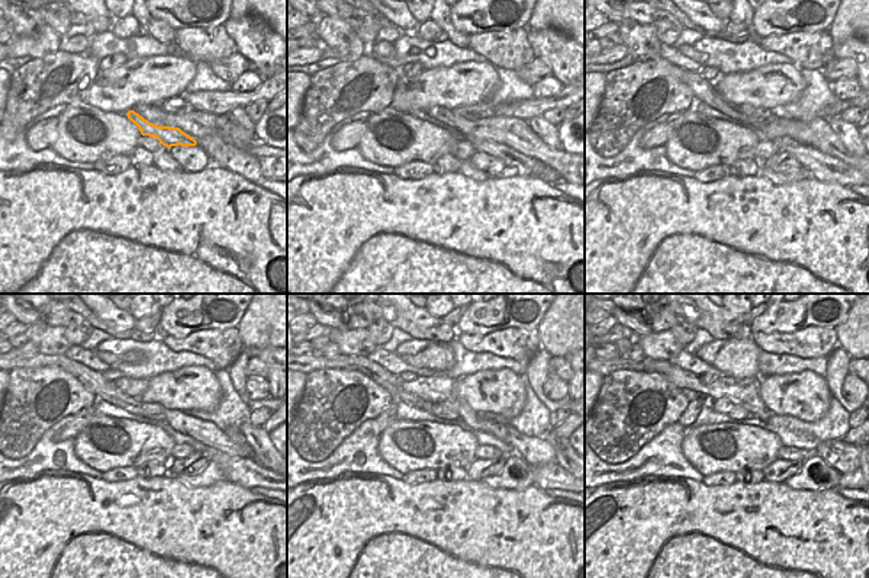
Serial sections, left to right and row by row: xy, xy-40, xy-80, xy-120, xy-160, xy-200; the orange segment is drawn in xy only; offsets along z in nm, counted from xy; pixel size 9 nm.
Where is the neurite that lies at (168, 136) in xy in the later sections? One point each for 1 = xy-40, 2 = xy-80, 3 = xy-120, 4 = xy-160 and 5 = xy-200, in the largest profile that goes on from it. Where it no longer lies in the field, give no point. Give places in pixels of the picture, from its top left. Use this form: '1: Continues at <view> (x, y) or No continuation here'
1: Continues at xy-40 (520, 164)
2: Continues at xy-80 (831, 170)
3: Continues at xy-120 (246, 472)
4: Continues at xy-160 (552, 476)
5: Continues at xy-200 (855, 480)

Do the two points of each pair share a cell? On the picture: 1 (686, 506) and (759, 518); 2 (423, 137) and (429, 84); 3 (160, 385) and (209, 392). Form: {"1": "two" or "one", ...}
{"1": "one", "2": "two", "3": "one"}

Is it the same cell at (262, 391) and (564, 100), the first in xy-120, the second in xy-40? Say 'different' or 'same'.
different

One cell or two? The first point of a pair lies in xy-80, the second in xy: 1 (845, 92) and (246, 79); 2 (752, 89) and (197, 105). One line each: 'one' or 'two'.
1: one
2: two

